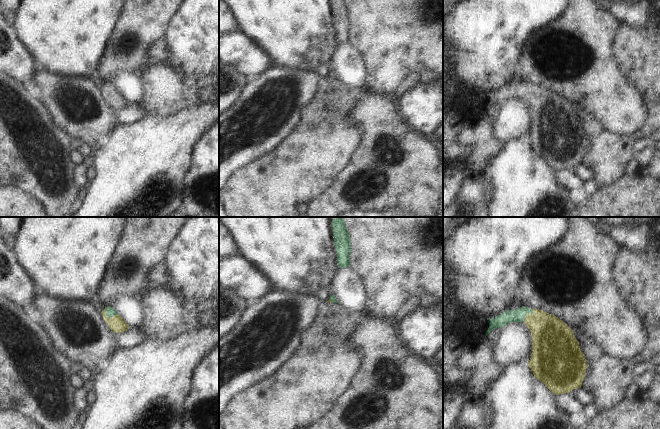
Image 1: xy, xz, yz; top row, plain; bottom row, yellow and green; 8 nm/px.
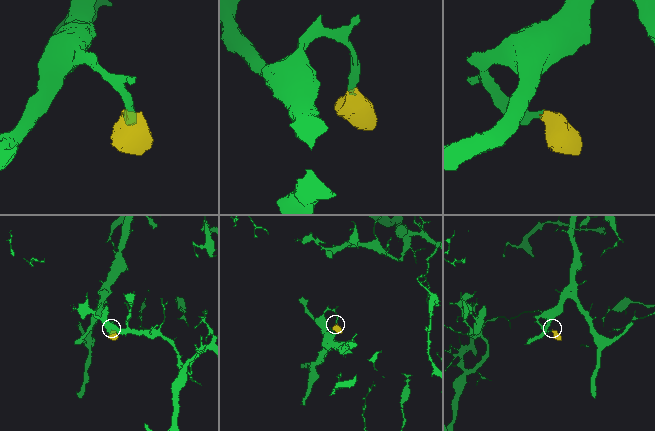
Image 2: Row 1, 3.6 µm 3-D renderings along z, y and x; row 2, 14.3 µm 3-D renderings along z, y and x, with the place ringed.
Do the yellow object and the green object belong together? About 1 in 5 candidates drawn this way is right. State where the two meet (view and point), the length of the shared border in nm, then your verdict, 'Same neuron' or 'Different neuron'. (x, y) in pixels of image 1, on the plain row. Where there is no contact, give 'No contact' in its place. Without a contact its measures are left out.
Touches yellow at xy (109, 93). Shared border 120 nm. Same neuron

